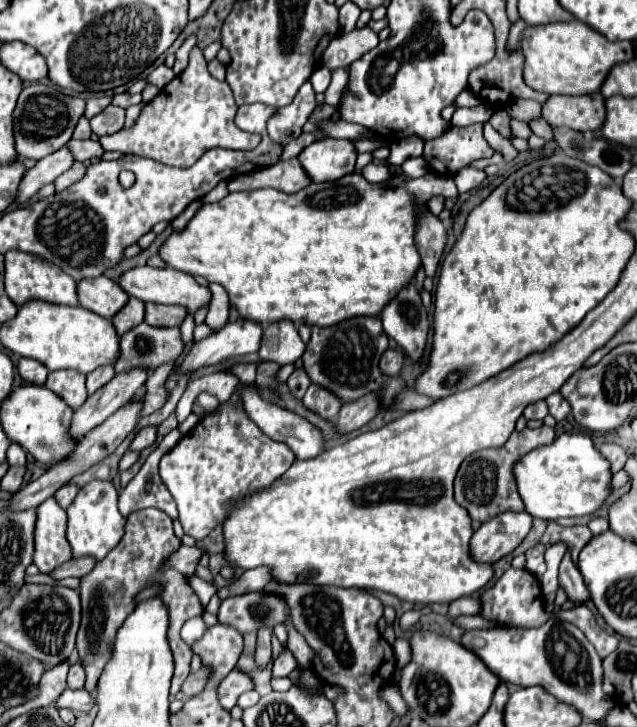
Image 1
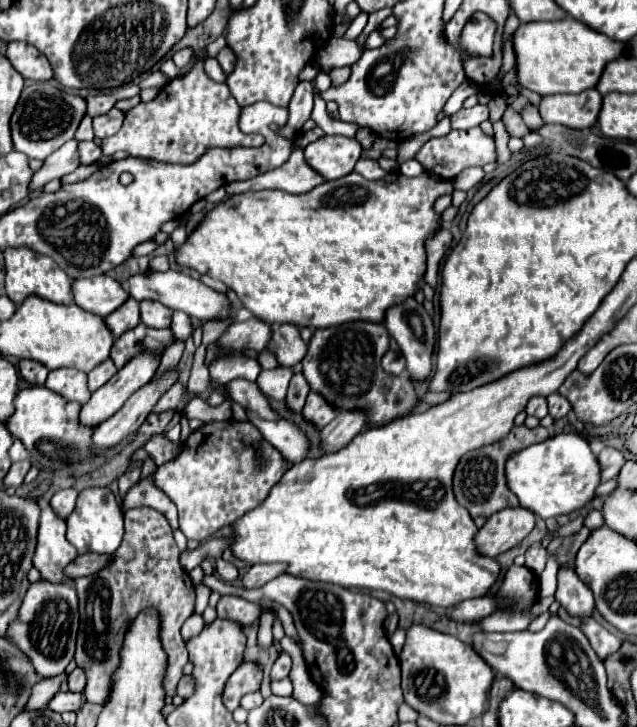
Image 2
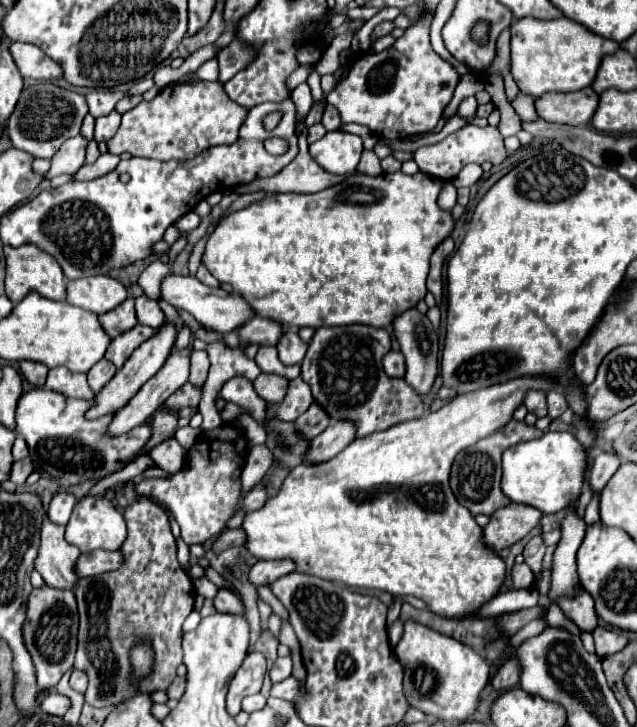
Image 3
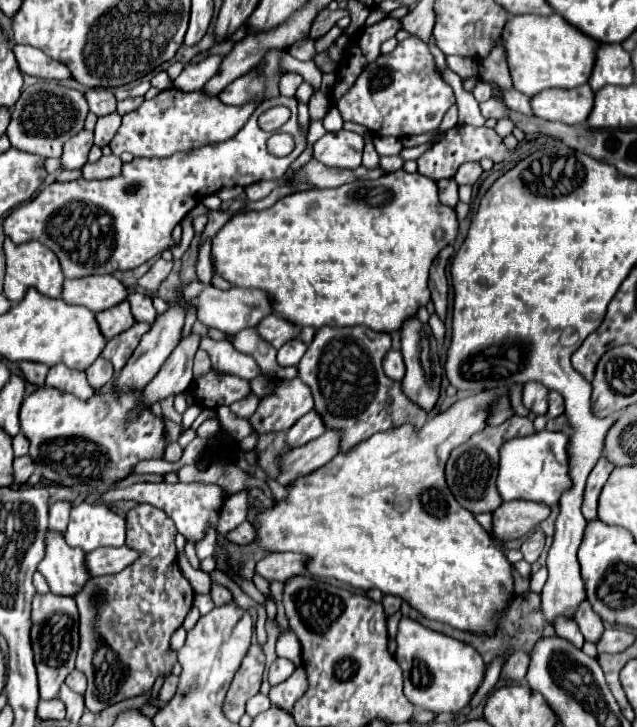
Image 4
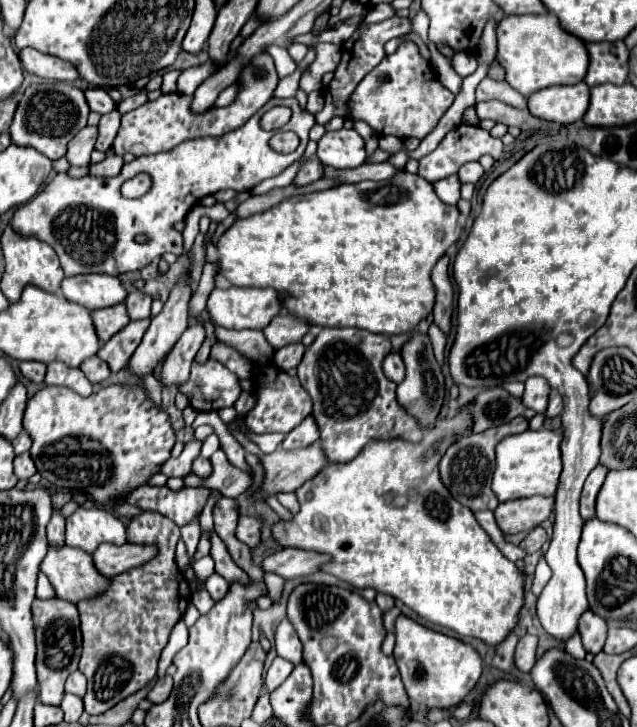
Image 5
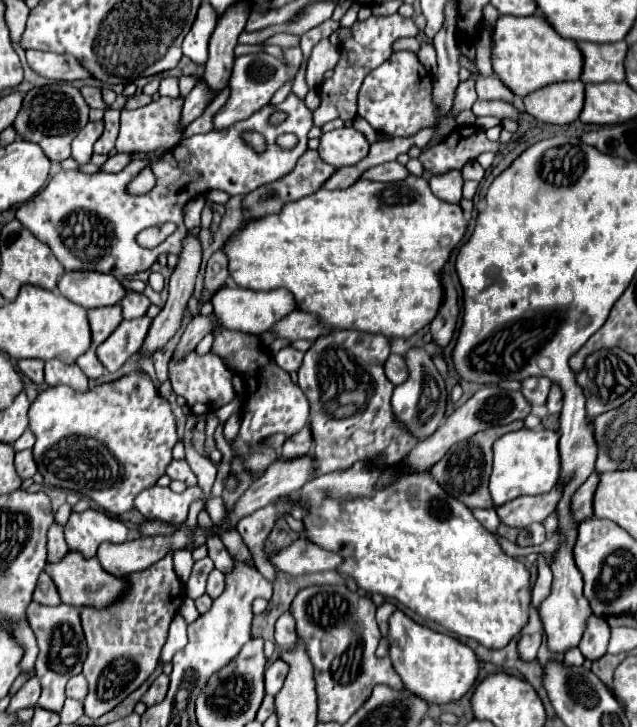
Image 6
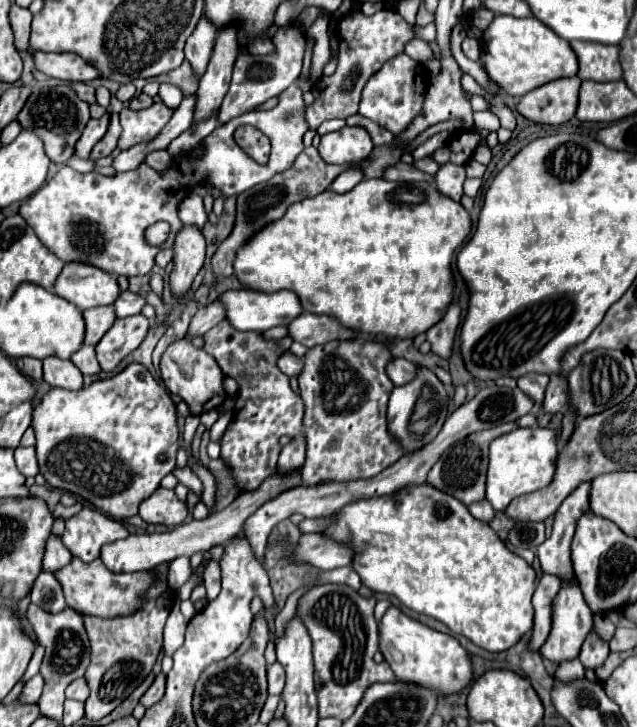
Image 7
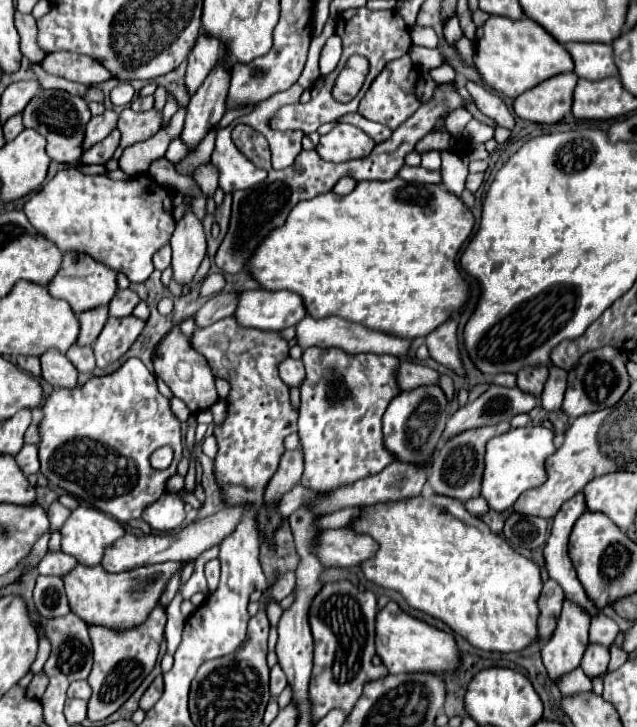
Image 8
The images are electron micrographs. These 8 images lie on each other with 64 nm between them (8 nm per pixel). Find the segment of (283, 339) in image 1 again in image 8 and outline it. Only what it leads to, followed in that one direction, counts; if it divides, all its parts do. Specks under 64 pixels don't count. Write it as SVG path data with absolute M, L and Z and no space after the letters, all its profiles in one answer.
M290 356L280 362L280 378L288 386L300 386L304 380L304 364L302 360L292 360Z

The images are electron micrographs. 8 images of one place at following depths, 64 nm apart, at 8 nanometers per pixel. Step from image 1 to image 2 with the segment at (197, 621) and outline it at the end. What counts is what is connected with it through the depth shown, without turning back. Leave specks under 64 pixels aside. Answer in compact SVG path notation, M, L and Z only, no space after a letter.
M192 614L192 616L184 622L184 626L182 626L182 638L188 640L188 638L192 638L194 634L202 632L202 628L204 628L202 616L200 616L200 614Z

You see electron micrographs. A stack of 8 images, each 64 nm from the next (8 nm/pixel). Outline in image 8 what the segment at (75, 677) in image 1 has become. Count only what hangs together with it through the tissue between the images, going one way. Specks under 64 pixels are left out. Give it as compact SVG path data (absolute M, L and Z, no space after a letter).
M78 680L78 682L72 682L70 688L68 688L68 698L82 698L82 700L88 700L92 694L90 686L86 680Z

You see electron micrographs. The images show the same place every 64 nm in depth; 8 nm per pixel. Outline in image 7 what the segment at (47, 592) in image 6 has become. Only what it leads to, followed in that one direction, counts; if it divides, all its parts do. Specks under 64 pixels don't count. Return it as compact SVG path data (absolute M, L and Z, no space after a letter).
M42 572L36 578L30 598L32 598L34 604L44 608L46 612L60 612L60 610L66 608L62 588L60 588L60 584L58 584L58 580L54 578L52 572Z

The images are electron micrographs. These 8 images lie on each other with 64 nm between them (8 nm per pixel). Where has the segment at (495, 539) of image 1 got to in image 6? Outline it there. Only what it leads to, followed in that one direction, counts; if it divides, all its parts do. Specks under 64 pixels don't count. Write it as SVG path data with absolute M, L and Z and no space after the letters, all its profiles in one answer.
M556 486L548 494L538 496L520 496L508 504L496 508L496 514L502 524L510 528L526 528L534 522L544 522L554 510L560 500L560 486Z

